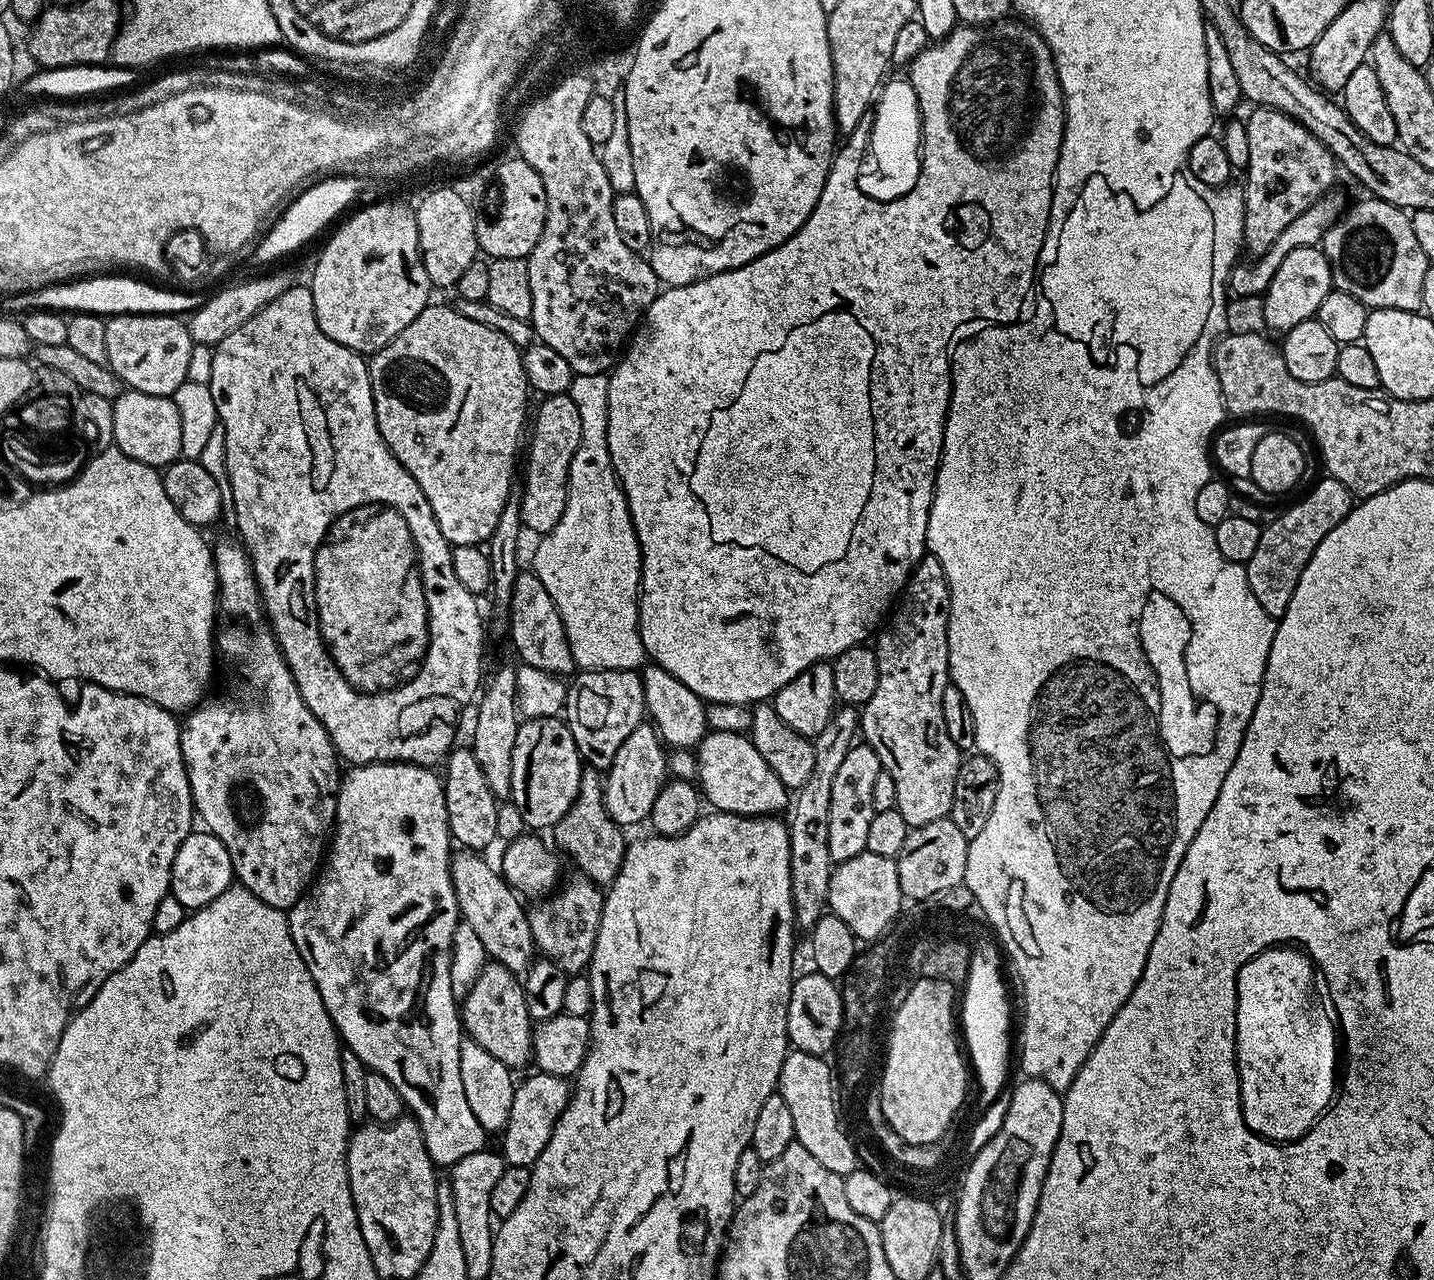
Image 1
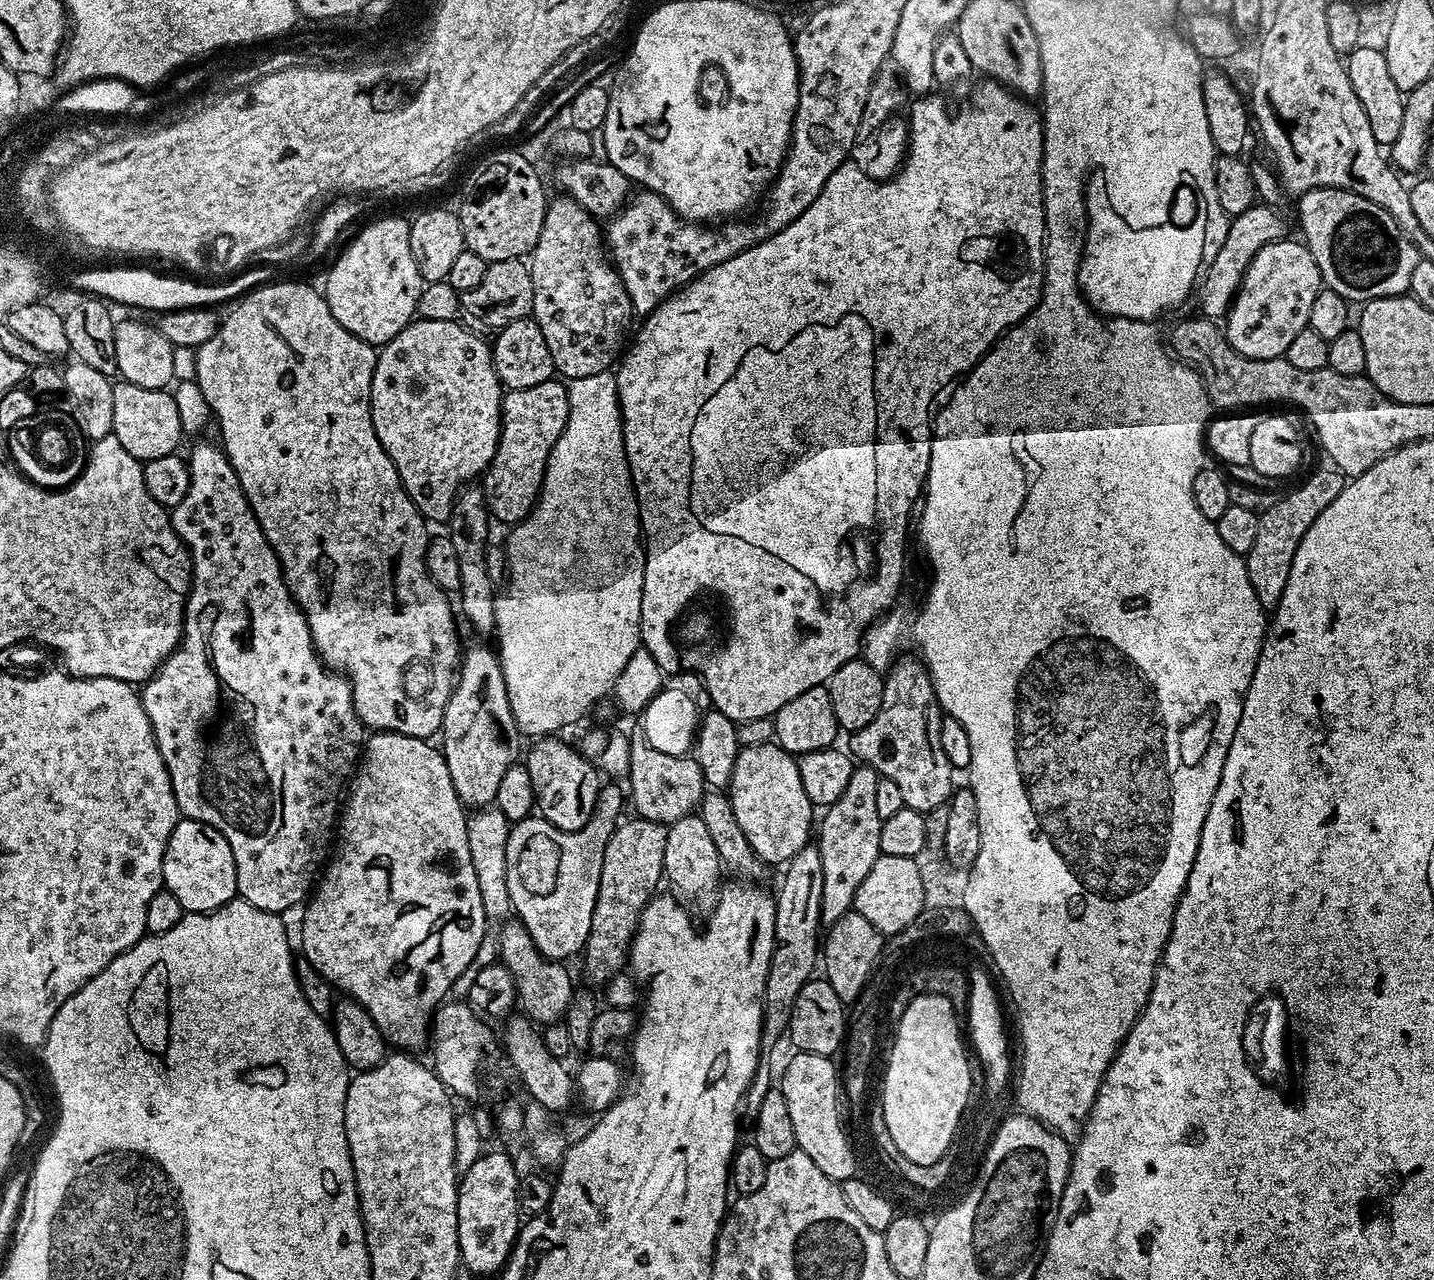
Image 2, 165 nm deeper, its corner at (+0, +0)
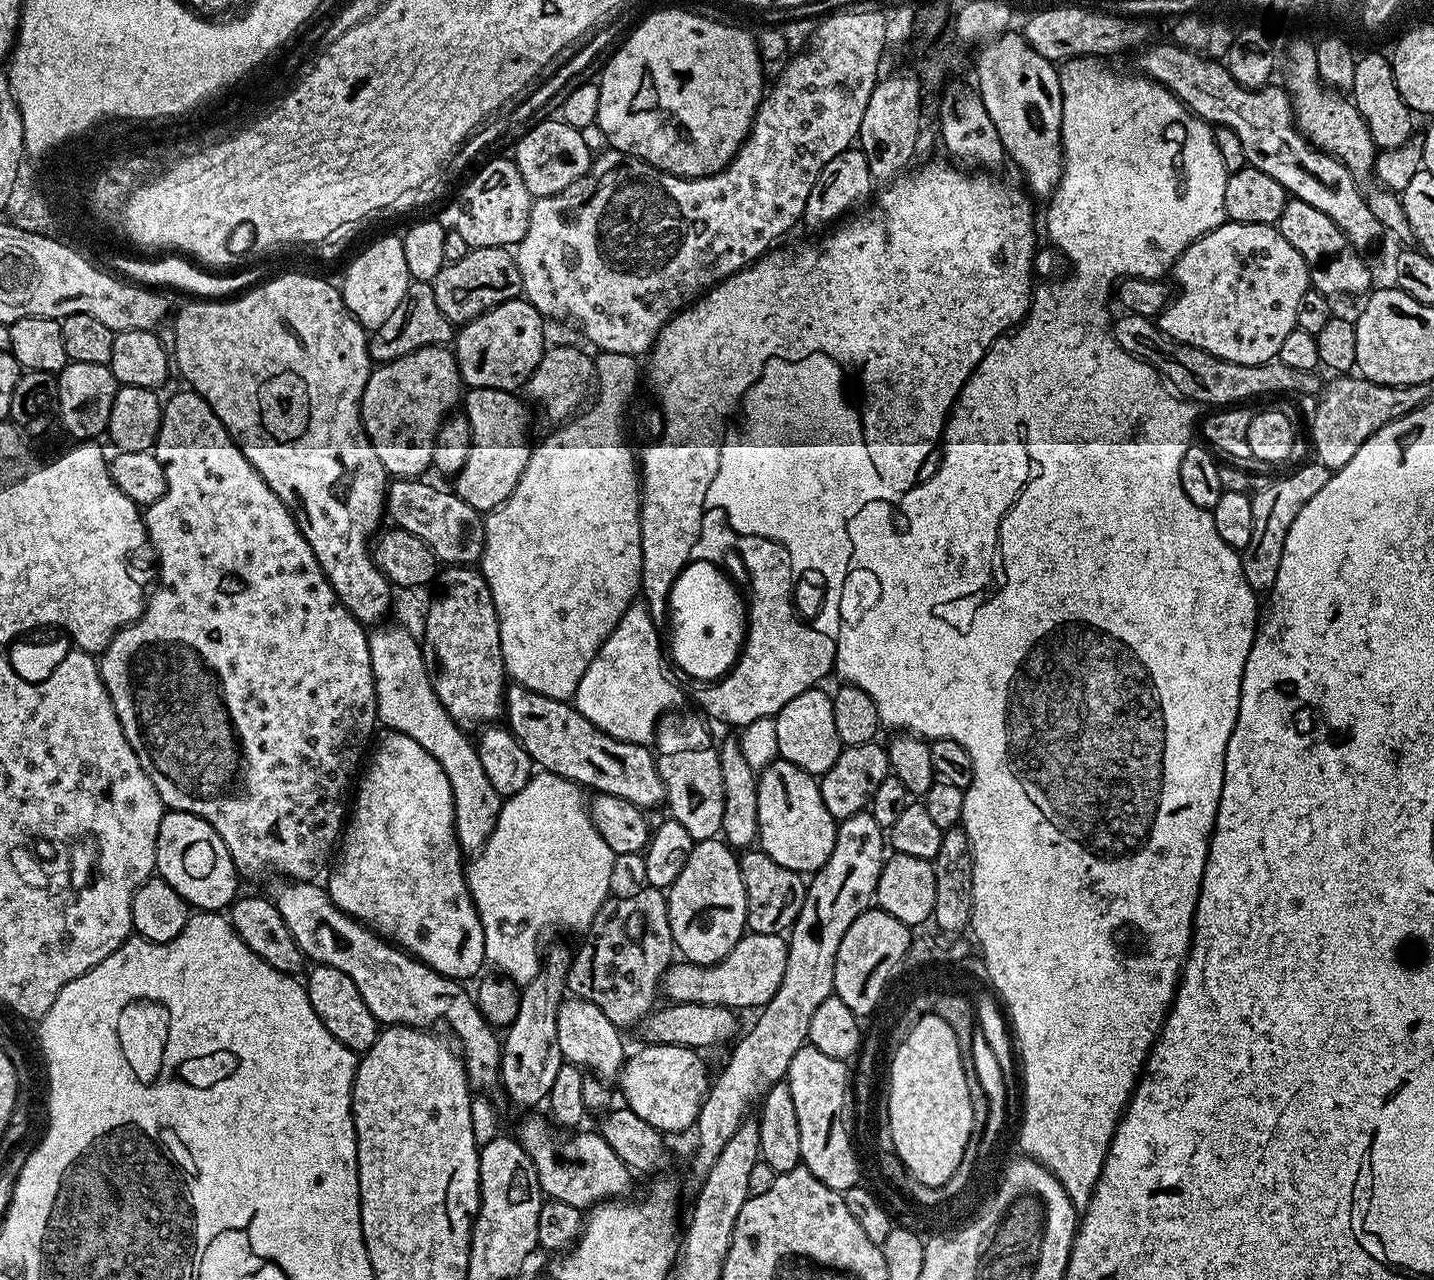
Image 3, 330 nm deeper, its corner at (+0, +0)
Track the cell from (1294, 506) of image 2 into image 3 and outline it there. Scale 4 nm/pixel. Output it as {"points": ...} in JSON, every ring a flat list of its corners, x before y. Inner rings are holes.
{"points":[[1319,462,1304,464,1297,472,1284,476,1281,480,1273,479,1260,492,1252,496,1254,510,1254,526,1250,533,1250,542,1240,552,1242,570,1246,574,1246,582,1250,582,1253,592,1267,593,1274,586,1278,578,1278,562,1282,562,1282,546,1286,542,1286,534,1298,518,1298,510,1326,486,1330,471,1326,465]]}

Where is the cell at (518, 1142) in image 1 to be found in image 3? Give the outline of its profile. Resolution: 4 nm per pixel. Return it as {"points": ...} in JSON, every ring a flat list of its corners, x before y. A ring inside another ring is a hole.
{"points":[[644,1044,636,1053,629,1055,624,1061,624,1066,620,1070,618,1083,620,1083,620,1092,624,1095,623,1103,642,1122,650,1122,657,1130,665,1134,671,1132,684,1132,693,1127,700,1113,700,1107,704,1097,708,1095,710,1087,710,1072,704,1065,704,1060,699,1051,686,1046,677,1044]]}

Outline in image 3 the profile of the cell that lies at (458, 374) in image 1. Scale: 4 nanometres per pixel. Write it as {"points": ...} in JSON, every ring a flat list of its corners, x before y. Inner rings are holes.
{"points":[[435,344,434,346,426,346,414,350,410,354,406,354,397,360,391,360,389,364,382,364,373,367,371,374,366,382,366,390,360,396,360,417,364,423,364,433,367,434,374,446,374,454,378,454,378,458,382,462,382,466,388,471,389,477,392,478,420,478,425,474,424,471,429,471,432,468,432,455,434,454,434,446,436,445,436,435,440,429,440,425,444,423,446,417,453,411,452,408,461,403,462,400,462,381,460,379,460,371,456,365,456,357,447,347]]}

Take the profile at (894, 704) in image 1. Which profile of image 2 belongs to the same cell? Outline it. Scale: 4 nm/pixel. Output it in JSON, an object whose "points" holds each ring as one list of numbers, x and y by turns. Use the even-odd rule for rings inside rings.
{"points":[[897,659,892,667,887,669,884,676,882,706,878,710,878,714,874,714,874,722,870,722,868,728,862,729,851,737,853,748,851,751,857,761,867,762,881,776,890,778,897,784,898,791,902,793,905,808,913,808,925,813,947,804,948,797,954,791,954,783,952,784,954,769,942,751,942,734,940,733,942,709,932,685,932,677,929,676,923,659,915,659]]}

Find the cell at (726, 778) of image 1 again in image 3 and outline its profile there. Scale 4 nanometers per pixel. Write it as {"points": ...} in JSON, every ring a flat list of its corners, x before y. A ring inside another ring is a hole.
{"points":[[779,758,758,776,758,848,778,865,815,874,834,850,837,820,826,810,817,777]]}

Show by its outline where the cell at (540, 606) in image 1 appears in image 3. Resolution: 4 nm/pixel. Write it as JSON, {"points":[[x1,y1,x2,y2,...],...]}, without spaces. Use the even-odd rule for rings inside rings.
{"points":[[396,478,388,485,386,493,386,512,391,523,404,528,410,534,422,538,426,546,436,555,444,566,472,566,479,561,484,552,484,521,474,506,466,506,455,491,435,488,423,484,420,478]]}

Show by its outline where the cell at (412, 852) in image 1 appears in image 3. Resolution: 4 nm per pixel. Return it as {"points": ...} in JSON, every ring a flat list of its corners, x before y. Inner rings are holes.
{"points":[[389,730,385,731,383,734,385,736,377,735,375,737,374,747,371,749,371,752,373,751,372,757,370,757,371,756,371,752,370,752,370,755,367,757,366,763,363,765,362,775,359,777,358,783,355,785,354,804,356,800,356,809,354,809,353,812,351,809,350,815,347,817,346,820,346,827,343,829,342,832,342,839,339,841,338,844,338,856,340,852,340,861,337,862,336,869,333,870,332,877,329,878,328,884,326,883,326,891,328,893,328,897,330,897,330,899,333,902,335,902,335,904,338,907,340,907,340,909,344,911,346,915,353,916,353,918,355,920,360,921,361,924,368,925,369,928,375,930,377,933,379,933,379,935,387,938,389,941,391,941,391,943,399,946,401,949,403,949,403,951,415,956,417,960,422,961,422,963,425,964,426,966,430,966,431,968,433,968,433,970,435,970,435,972,437,972,438,974,442,974,443,976,449,976,451,980,468,982,468,979,470,979,471,976,474,976,474,978,479,977,482,972,482,970,480,970,480,967,482,966,485,967,486,961,484,956,484,936,483,936,483,926,482,926,482,922,479,920,478,910,475,908,475,902,472,900,471,892,467,886,467,878,465,876,466,864,464,860,463,862,460,861,460,856,462,857,462,849,458,840,456,839,455,812,454,812,454,806,452,805,450,781,446,776,445,770,442,770,442,766,440,766,438,764,438,760,434,758,434,755,428,754,426,750,424,750,422,746,420,746,418,742,414,740,414,738,410,738,404,733,389,731]]}

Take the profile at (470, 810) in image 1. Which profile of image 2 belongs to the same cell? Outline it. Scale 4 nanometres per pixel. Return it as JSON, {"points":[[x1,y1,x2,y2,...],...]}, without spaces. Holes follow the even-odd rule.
{"points":[[480,644,463,649,456,688,446,702,443,736,444,761,461,804,468,810,487,809,496,799,506,770,521,759,522,734,510,710,499,655,491,656]]}

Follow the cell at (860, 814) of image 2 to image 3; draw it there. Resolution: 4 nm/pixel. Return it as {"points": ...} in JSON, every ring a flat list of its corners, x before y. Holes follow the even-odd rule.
{"points":[[871,811,859,812,837,823,834,850,830,850,830,858,826,858,822,867,807,881,804,904,790,927,790,935,787,937,786,974,782,974,782,982,774,998,770,998,770,1002,759,1009,757,1016,760,1017,757,1018,756,1025,731,1045,732,1053,729,1054,724,1069,717,1076,715,1073,708,1095,704,1097,700,1107,694,1125,696,1153,692,1156,688,1177,684,1180,684,1192,688,1198,694,1198,702,1190,702,1182,706,1182,706,1174,710,1174,714,1162,718,1162,718,1154,722,1154,726,1142,730,1142,730,1138,736,1133,743,1120,749,1119,751,1112,748,1111,751,1108,753,1111,754,1105,763,1100,775,1084,781,1083,787,1077,790,1058,794,1058,794,1054,798,1054,798,1050,805,1047,810,1018,814,1018,818,1006,822,1006,822,1002,826,1002,826,998,834,992,834,962,838,958,838,946,842,946,842,938,846,938,846,930,850,930,850,922,854,922,854,918,858,918,873,907,878,878,884,869,885,859,886,832,878,826,878,822,874,822]]}

